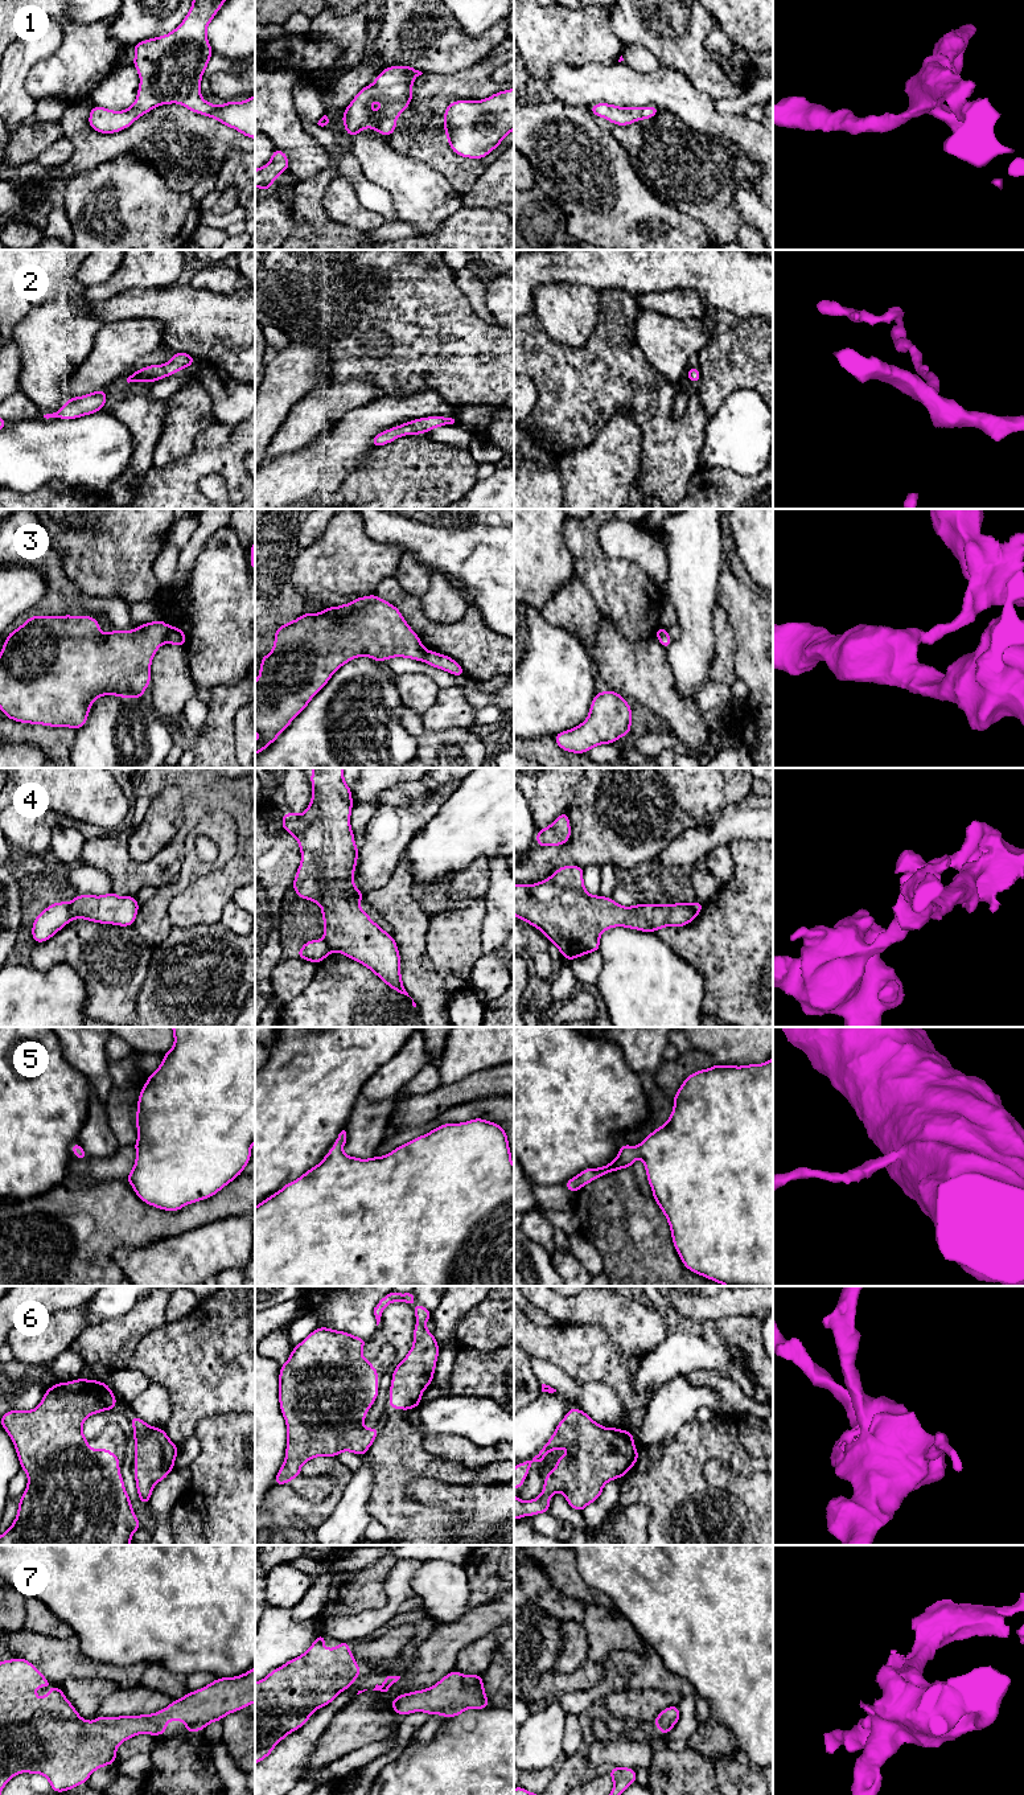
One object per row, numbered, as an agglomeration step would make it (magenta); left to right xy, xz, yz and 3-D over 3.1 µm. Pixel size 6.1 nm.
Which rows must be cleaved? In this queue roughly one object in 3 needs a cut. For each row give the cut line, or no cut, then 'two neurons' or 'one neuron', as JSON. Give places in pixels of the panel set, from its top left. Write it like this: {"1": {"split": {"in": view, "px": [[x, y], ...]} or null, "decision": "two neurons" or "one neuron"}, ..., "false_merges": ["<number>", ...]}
{"1": {"split": null, "decision": "one neuron"}, "2": {"split": null, "decision": "one neuron"}, "3": {"split": {"in": "xy", "px": [[171, 627], [164, 641]]}, "decision": "two neurons"}, "4": {"split": {"in": "xy", "px": [[70, 903], [69, 919]]}, "decision": "two neurons"}, "5": {"split": null, "decision": "one neuron"}, "6": {"split": null, "decision": "one neuron"}, "7": {"split": null, "decision": "one neuron"}, "false_merges": ["3", "4"]}

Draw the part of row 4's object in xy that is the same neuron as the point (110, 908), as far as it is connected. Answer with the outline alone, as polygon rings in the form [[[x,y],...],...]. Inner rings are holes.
[[[114,891],[102,895],[77,895],[70,901],[70,920],[85,919],[99,924],[133,925],[140,904],[135,895],[120,898]]]

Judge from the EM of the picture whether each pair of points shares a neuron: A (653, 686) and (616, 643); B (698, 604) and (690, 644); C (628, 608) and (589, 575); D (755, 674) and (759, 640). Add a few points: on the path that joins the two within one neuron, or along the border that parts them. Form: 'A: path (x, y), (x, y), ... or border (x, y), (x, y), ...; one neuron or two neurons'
A: path (642, 676), (620, 653); one neuron
B: path (696, 613), (696, 635); one neuron
C: path (619, 599), (599, 579); one neuron
D: path (759, 666), (759, 648); one neuron

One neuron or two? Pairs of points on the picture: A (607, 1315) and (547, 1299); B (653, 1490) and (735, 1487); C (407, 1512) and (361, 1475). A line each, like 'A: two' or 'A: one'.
A: one
B: two
C: two

